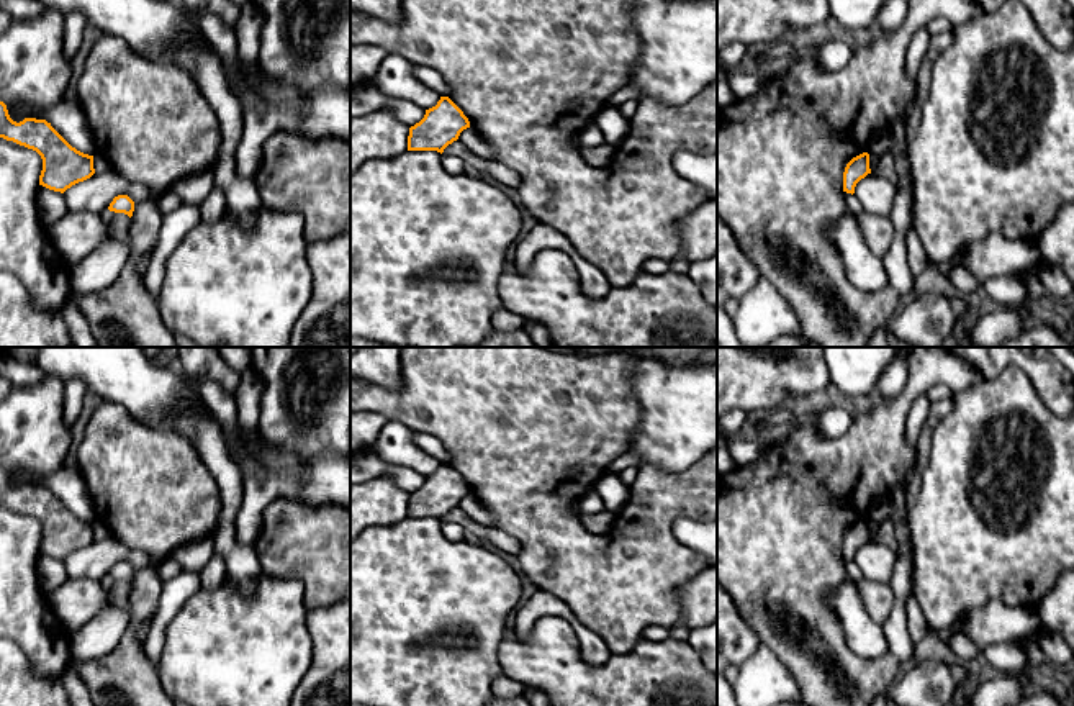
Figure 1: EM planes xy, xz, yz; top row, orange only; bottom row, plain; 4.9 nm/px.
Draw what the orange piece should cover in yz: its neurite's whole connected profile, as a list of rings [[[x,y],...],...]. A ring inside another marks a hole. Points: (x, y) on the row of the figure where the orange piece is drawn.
[[[863,152],[856,157],[853,157],[843,172],[843,192],[855,193],[856,183],[864,179],[868,174],[871,174],[869,169],[869,154]]]

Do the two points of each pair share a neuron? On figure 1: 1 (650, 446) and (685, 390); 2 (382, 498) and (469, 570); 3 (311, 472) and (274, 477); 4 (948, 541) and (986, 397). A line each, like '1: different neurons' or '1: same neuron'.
1: same neuron
2: different neurons
3: same neuron
4: same neuron

